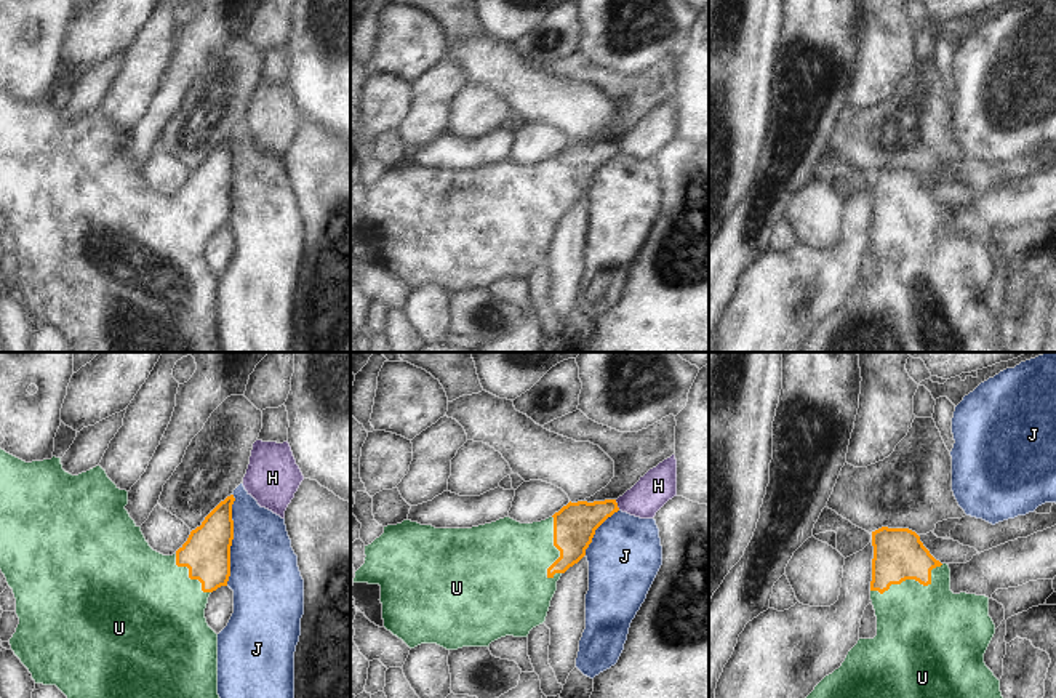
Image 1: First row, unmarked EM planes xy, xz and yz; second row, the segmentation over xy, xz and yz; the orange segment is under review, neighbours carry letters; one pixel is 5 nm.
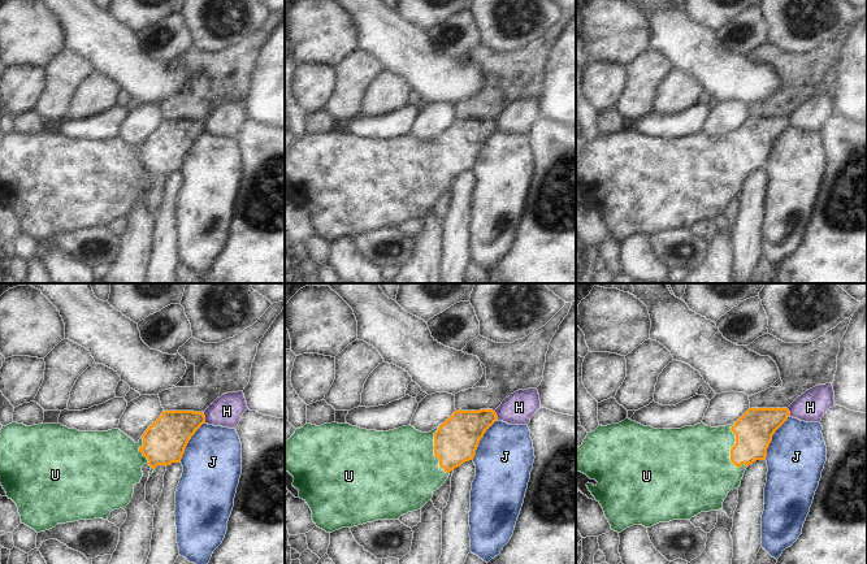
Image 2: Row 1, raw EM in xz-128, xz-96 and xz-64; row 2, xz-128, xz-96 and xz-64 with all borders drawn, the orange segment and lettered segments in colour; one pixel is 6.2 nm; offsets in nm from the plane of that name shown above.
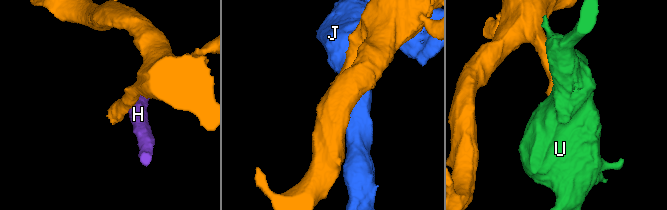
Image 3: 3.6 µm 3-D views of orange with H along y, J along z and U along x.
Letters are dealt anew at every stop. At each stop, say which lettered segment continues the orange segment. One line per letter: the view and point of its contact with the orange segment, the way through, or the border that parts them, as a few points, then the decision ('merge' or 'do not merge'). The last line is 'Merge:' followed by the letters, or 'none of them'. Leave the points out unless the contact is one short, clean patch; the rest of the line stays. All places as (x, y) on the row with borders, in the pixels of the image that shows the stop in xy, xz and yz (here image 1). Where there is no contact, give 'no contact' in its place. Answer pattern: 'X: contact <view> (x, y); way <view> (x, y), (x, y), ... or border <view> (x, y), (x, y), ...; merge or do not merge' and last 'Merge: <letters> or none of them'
H: contact xz (616, 505); do not merge
J: contact xy (232, 538); do not merge
U: contact yz (911, 578); way yz (898, 553), (901, 567), (911, 578), (919, 626); merge
Merge: U

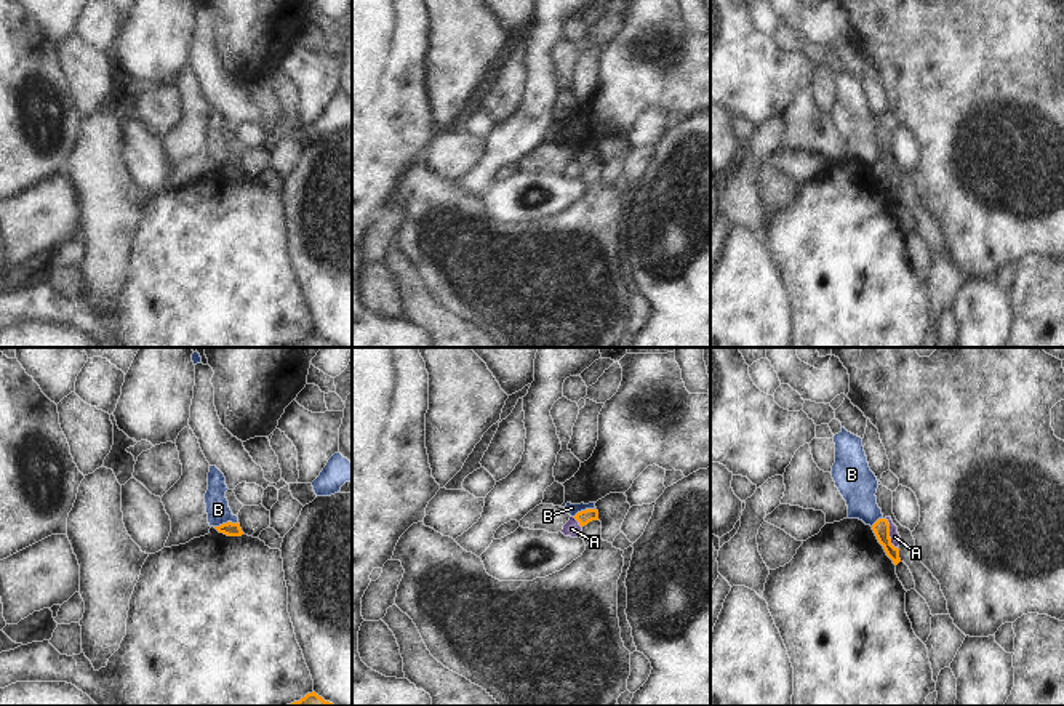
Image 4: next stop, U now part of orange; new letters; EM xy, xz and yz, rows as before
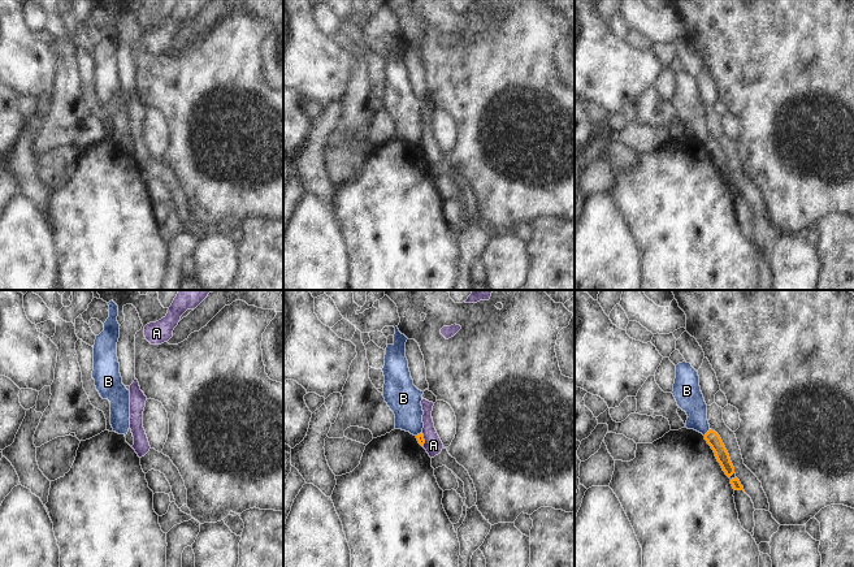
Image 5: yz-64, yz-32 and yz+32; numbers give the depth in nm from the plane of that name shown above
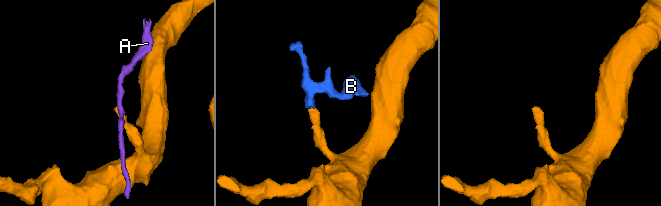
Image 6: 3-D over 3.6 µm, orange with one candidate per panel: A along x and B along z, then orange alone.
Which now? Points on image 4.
A: contact yz (888, 533); border yz (885, 517), (890, 527), (890, 541), (898, 549); do not merge
B: contact xy (228, 522); border xy (237, 521), (215, 527); do not merge
Merge: none of them

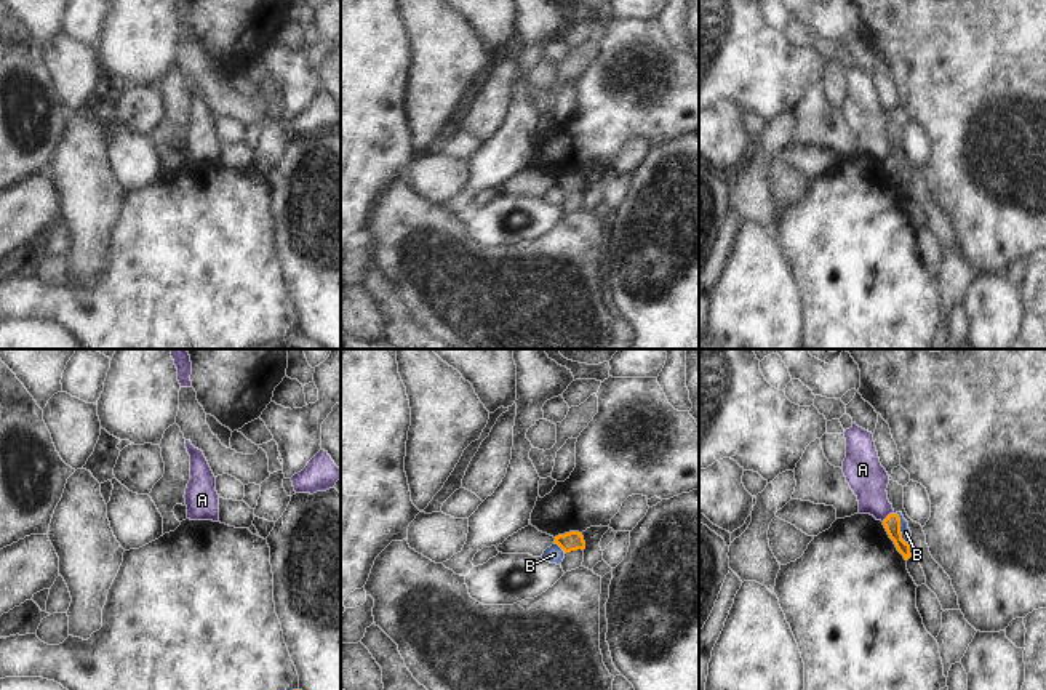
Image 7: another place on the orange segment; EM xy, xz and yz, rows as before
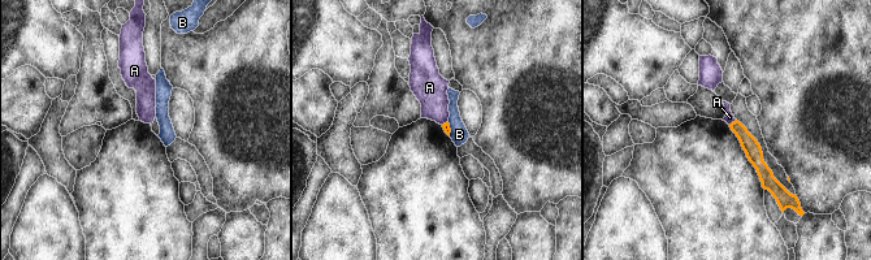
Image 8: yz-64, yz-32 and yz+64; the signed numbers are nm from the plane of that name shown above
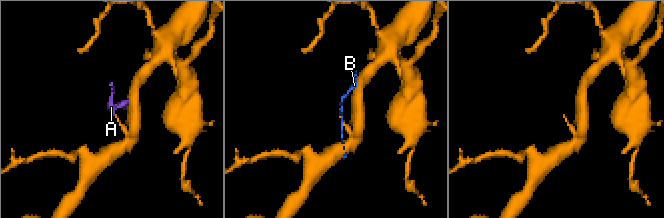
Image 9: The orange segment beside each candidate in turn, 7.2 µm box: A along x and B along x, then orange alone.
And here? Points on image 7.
A: contact yz (888, 516); border yz (893, 513), (882, 521); do not merge
B: contact yz (899, 529); border yz (896, 513), (901, 522), (901, 537), (909, 545); do not merge
Merge: none of them

